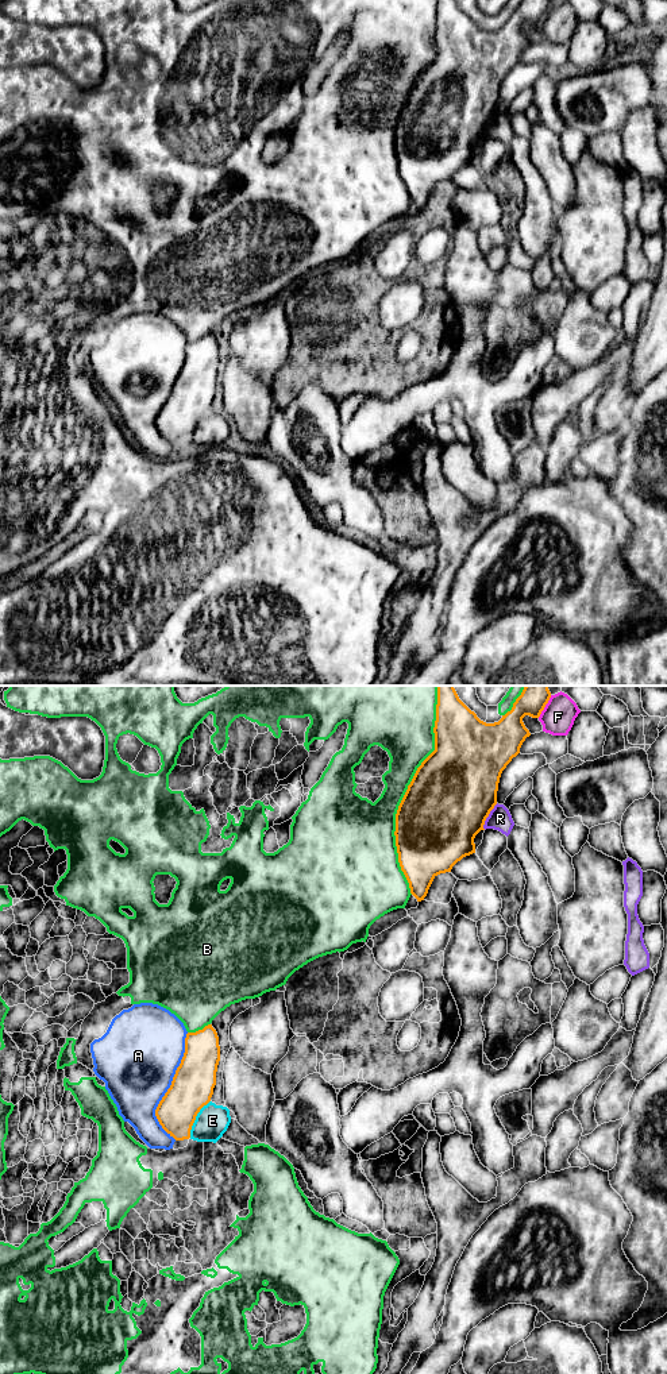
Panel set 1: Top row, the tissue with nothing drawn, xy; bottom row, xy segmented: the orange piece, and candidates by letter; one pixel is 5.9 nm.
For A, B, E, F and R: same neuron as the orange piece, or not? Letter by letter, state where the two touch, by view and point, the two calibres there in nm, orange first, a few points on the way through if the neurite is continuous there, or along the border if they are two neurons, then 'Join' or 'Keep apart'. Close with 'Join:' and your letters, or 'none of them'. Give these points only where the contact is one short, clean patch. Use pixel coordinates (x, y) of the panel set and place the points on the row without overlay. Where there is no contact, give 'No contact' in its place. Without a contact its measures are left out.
A: Touches orange at xy (170, 396). Thickness 260 nm (orange) against 460 nm. Keep apart
B: Touches orange at xy (405, 101). Thickness 500 nm (orange) against 240 nm. Keep apart
E: Touches orange at xy (195, 428). Thickness 260 nm (orange) against 200 nm. Keep apart
F: Touches orange at xy (544, 15). Thickness 180 nm (orange) against 200 nm. Keep apart
R: Touches orange at xy (488, 124). Thickness 500 nm (orange) against 140 nm. Boundary: xy (497, 112), (486, 127), (484, 138). Keep apart
Join: none of them

